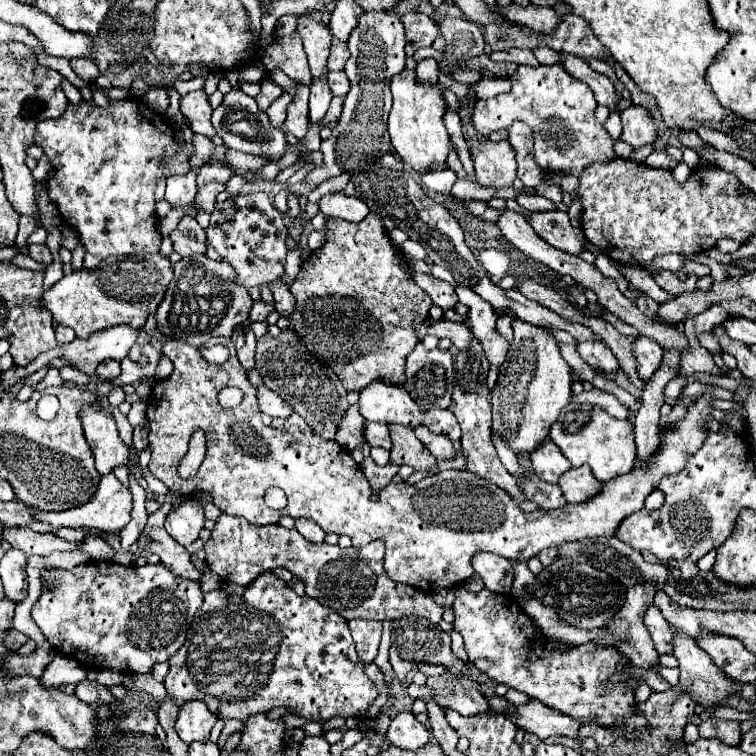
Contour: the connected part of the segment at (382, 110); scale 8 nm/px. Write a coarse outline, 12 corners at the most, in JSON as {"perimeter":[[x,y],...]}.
{"perimeter":[[366,10],[348,38],[350,92],[306,182],[356,174],[390,148],[404,26]]}

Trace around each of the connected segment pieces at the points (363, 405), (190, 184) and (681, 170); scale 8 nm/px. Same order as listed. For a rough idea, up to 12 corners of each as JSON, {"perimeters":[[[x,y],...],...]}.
{"perimeters":[[[404,386],[360,390],[368,422],[418,426],[422,412]],[[196,170],[166,180],[166,200],[172,206],[192,204]],[[684,162],[672,170],[678,184],[690,178],[692,168]]]}

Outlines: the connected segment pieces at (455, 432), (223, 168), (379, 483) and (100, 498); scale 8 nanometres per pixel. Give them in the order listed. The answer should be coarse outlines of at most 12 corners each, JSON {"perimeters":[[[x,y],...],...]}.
{"perimeters":[[[426,410],[424,426],[434,434],[460,440],[460,426],[450,410]],[[204,164],[198,184],[210,180],[228,182],[234,176],[226,164]],[[370,456],[360,464],[374,490],[386,486],[398,464],[378,466]],[[106,474],[94,498],[64,512],[34,510],[52,528],[118,532],[130,522],[132,492]]]}

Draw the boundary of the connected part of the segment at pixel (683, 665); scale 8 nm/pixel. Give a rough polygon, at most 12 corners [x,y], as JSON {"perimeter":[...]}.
{"perimeter":[[672,626],[680,688],[700,706],[724,704],[730,680],[710,656]]}

